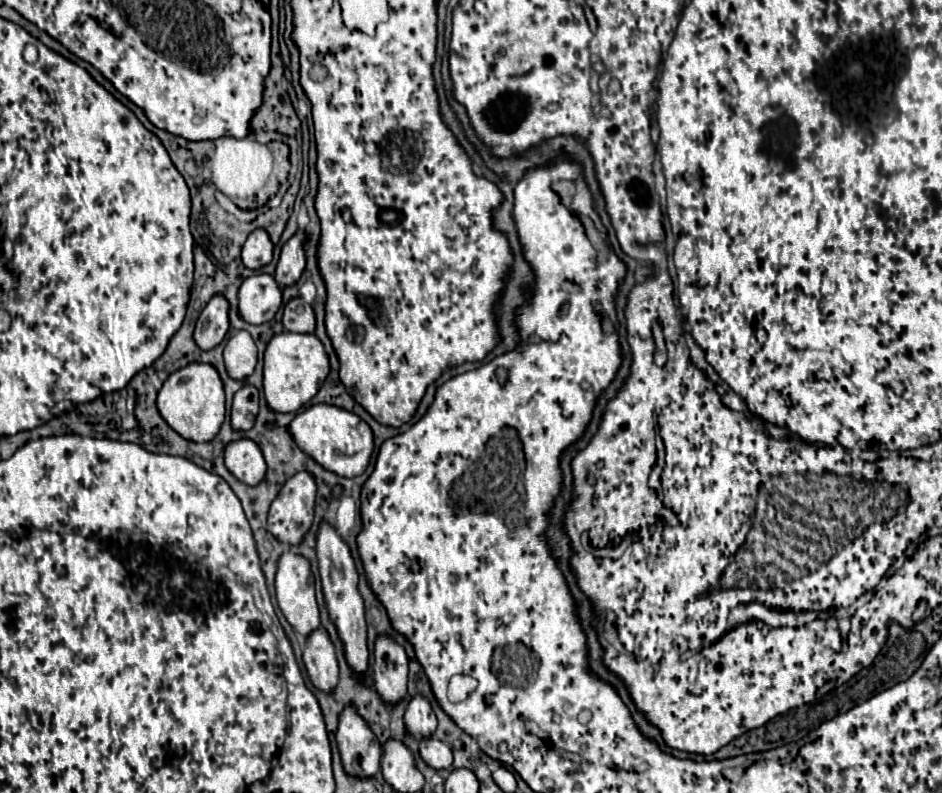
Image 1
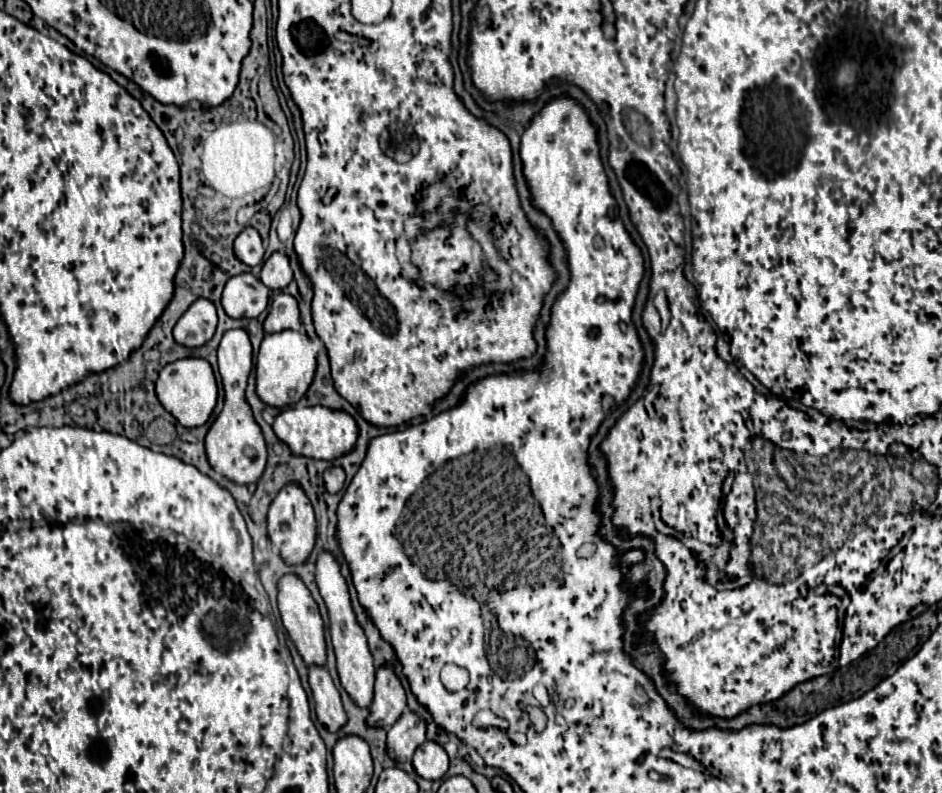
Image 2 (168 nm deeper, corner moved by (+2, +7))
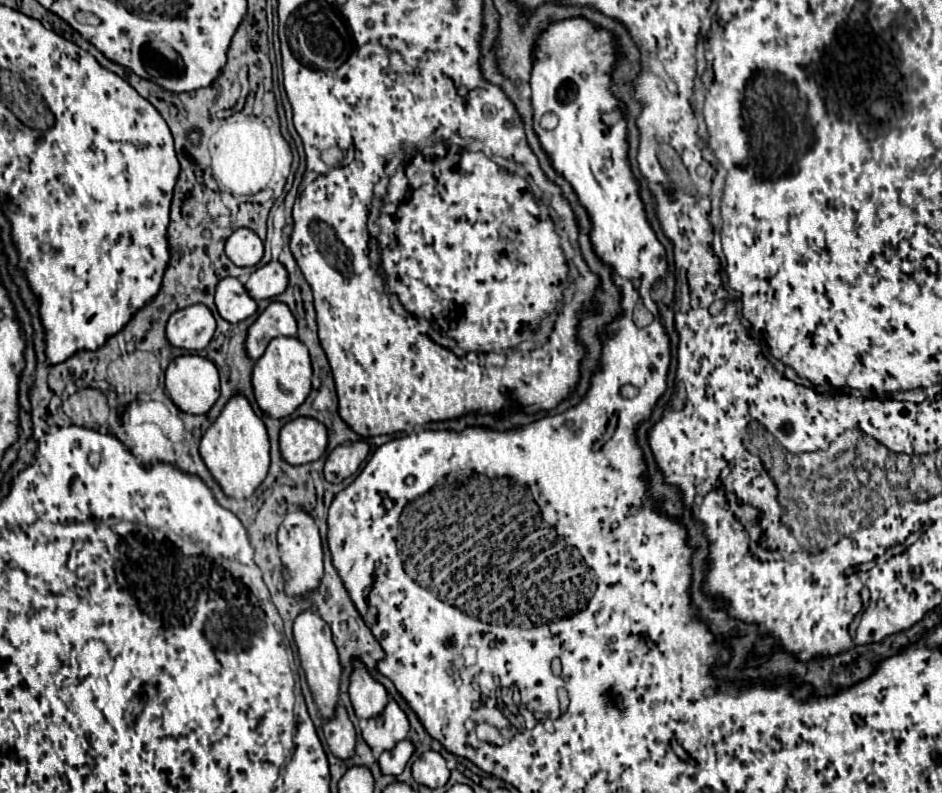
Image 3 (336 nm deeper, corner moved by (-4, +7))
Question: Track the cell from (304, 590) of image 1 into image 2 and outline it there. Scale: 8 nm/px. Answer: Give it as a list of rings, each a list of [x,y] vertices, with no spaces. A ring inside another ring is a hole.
[[[284,575],[278,583],[278,607],[280,607],[280,615],[282,615],[282,623],[290,635],[290,639],[294,641],[300,657],[304,659],[304,663],[308,667],[316,665],[316,667],[324,667],[326,665],[326,641],[324,641],[324,623],[318,611],[318,605],[314,603],[310,591],[306,589],[306,585],[294,577],[294,575]]]

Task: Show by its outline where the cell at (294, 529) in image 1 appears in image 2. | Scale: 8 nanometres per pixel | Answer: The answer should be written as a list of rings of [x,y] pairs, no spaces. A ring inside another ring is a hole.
[[[294,483],[286,485],[272,501],[270,511],[268,511],[268,533],[270,533],[270,541],[274,543],[274,547],[280,549],[280,555],[286,565],[306,563],[316,543],[316,519],[314,519],[314,511],[312,511],[308,497],[298,485]]]

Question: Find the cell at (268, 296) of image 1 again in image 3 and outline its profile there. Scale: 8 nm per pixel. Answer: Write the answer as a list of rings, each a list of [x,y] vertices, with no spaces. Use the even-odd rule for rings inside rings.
[[[226,277],[216,287],[216,307],[218,313],[230,321],[238,323],[252,317],[258,311],[258,303],[246,291],[244,283],[238,277]]]

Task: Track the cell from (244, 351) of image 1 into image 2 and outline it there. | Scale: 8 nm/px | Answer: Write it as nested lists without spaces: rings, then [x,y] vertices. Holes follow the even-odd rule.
[[[230,329],[224,333],[222,343],[218,347],[218,365],[224,385],[224,405],[216,421],[210,425],[206,433],[204,447],[206,447],[208,463],[212,465],[214,471],[218,471],[220,475],[224,475],[226,479],[238,485],[248,485],[258,481],[258,477],[266,467],[266,443],[264,443],[262,429],[254,421],[252,409],[244,395],[246,381],[252,369],[252,345],[244,329]]]

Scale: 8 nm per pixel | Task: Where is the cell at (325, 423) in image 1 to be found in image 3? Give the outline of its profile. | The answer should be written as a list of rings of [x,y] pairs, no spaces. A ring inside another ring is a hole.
[[[296,417],[280,431],[280,451],[290,465],[318,461],[328,447],[328,429],[312,417]]]

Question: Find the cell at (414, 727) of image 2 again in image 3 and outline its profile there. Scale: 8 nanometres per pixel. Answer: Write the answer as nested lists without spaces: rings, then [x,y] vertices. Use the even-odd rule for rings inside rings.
[[[404,739],[404,741],[398,741],[394,749],[384,751],[378,757],[378,763],[382,763],[382,771],[386,771],[390,775],[400,775],[414,753],[416,753],[414,743],[410,739]]]

